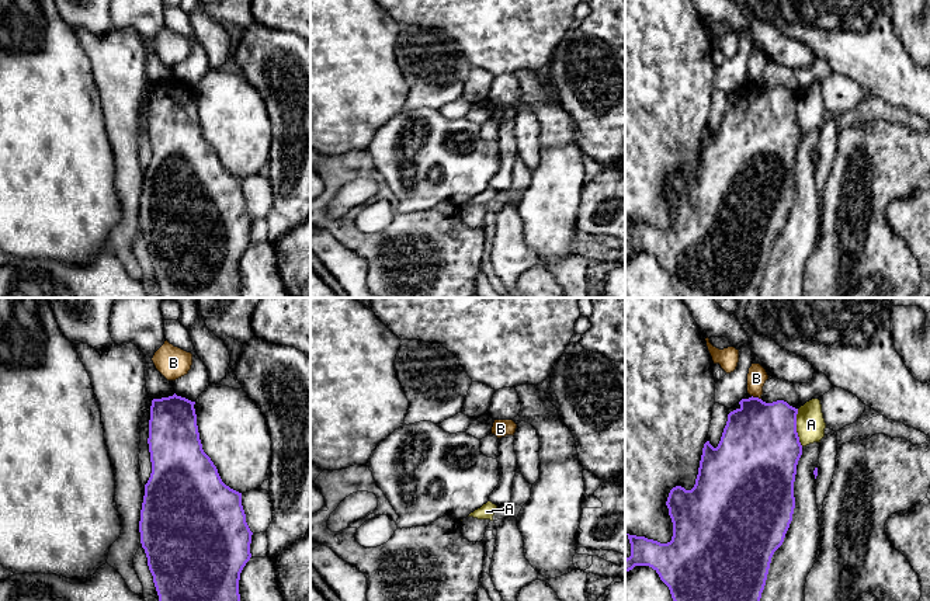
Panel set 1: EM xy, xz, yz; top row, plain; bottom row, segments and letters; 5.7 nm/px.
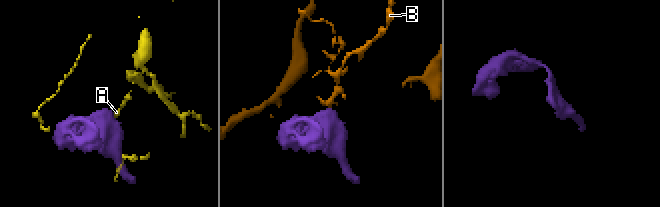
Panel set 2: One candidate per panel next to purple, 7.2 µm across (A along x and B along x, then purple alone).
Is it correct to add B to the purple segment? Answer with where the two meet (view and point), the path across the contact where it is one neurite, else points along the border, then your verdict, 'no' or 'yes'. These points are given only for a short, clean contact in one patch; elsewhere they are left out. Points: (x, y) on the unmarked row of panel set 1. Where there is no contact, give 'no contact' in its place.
meets purple in yz at (756, 83); border along yz (752, 80), (760, 84); no

